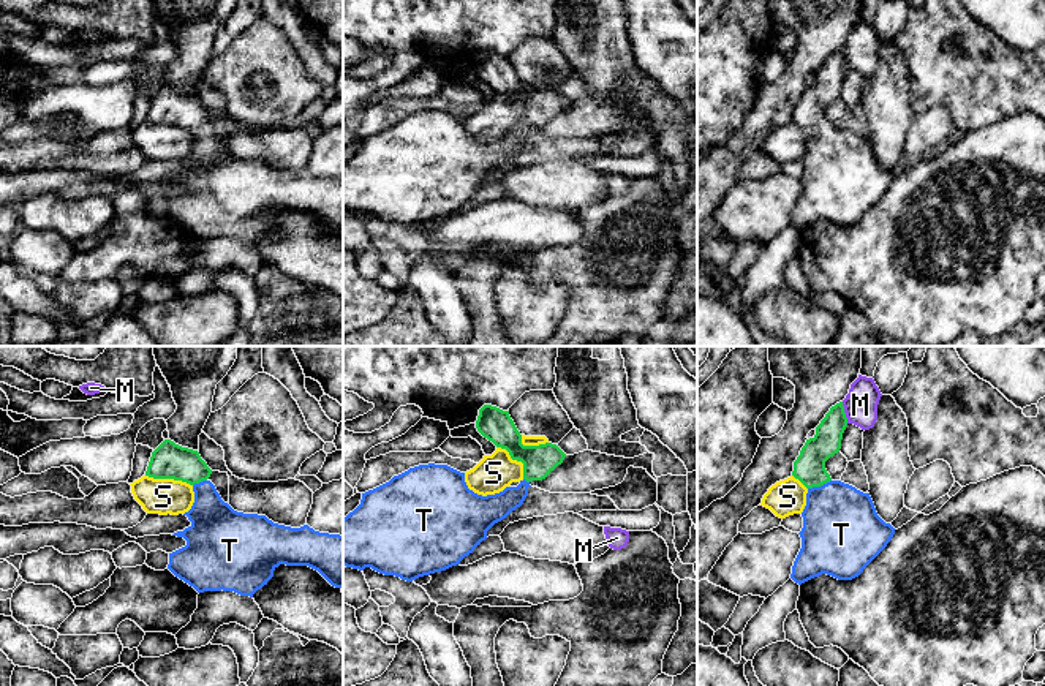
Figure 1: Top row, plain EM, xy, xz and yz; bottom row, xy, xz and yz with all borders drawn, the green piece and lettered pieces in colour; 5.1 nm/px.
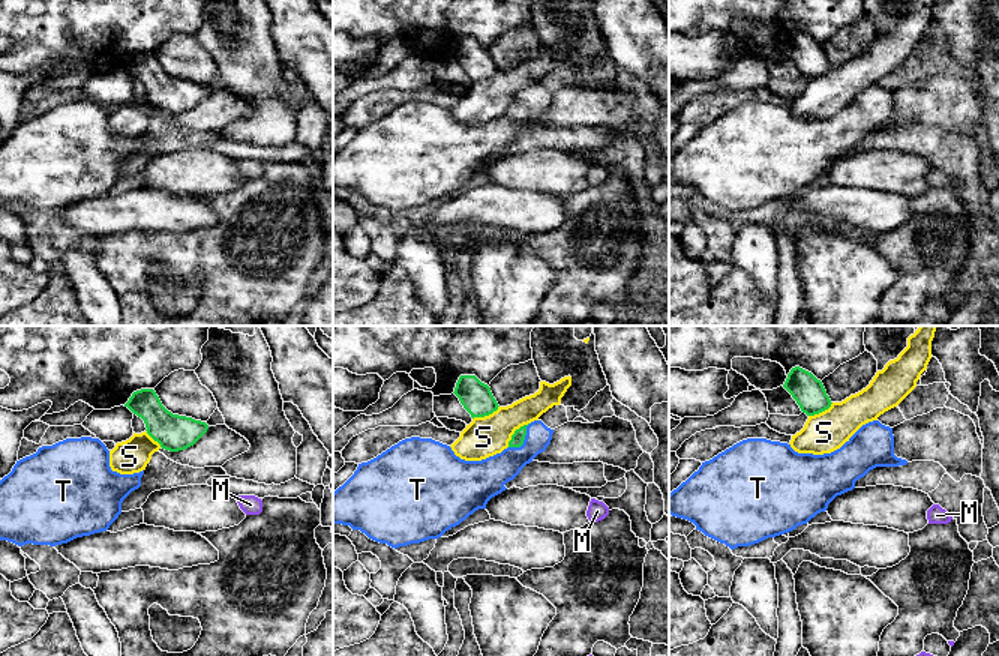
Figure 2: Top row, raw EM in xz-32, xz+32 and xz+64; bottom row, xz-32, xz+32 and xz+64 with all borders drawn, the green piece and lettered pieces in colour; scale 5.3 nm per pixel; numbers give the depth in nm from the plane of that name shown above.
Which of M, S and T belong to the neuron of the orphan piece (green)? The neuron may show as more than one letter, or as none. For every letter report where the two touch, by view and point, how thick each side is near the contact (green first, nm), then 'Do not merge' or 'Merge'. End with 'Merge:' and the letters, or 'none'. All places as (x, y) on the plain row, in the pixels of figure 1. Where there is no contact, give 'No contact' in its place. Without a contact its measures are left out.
M: Touches green at yz (845, 59). Thickness 140 nm (green) against 180 nm. Do not merge
S: Touches green at xy (169, 124). Thickness 190 nm (green) against 180 nm. Do not merge
T: Touches green at yz (819, 131). Thickness 160 nm (green) against 400 nm. Merge
Merge: T

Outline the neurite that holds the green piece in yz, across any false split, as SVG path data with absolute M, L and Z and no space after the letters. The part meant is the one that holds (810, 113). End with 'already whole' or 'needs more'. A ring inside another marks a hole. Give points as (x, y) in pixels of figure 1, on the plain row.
M839 47L794 107L792 122L808 134L798 179L802 194L790 220L798 231L822 220L838 226L858 223L895 180L895 174L877 161L870 139L833 126L825 115L825 107L841 95L846 73L847 63Z; needs more

